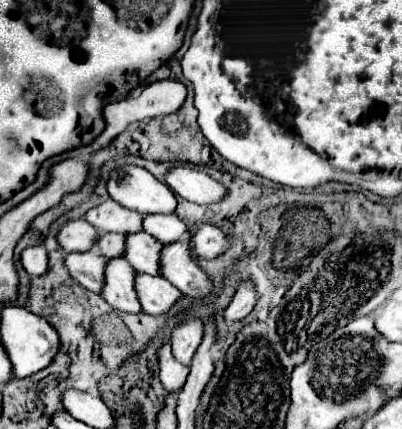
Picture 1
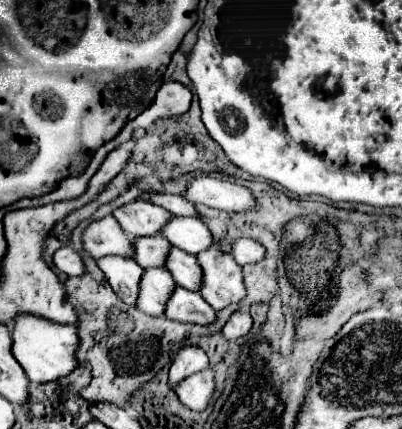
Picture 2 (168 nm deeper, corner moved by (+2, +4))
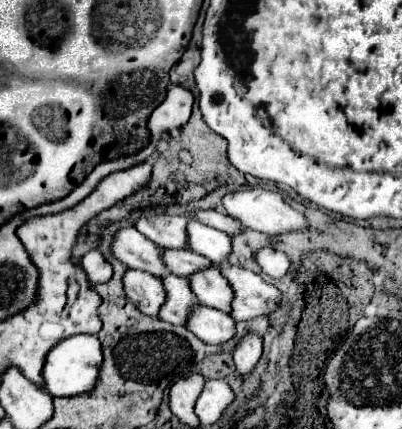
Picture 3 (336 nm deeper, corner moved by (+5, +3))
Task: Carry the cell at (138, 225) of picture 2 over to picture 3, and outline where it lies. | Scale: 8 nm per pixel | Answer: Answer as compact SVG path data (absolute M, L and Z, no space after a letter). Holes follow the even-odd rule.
M147 214L141 216L137 222L137 230L149 236L161 248L175 248L175 250L189 250L189 236L187 236L187 218L185 216L171 216L171 214Z

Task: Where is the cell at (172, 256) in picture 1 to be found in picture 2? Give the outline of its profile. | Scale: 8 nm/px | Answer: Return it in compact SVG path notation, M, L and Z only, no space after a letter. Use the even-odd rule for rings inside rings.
M210 247L196 253L196 261L202 269L198 291L216 311L230 303L238 303L246 295L242 285L242 269L230 253L222 253L220 249Z

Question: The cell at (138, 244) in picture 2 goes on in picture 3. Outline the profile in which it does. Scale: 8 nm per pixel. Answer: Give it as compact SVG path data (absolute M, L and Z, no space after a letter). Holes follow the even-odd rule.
M163 250L163 254L165 254L165 264L169 266L169 270L177 276L183 276L183 278L189 278L195 272L205 270L209 266L219 268L219 264L215 264L209 258L195 254L191 250Z

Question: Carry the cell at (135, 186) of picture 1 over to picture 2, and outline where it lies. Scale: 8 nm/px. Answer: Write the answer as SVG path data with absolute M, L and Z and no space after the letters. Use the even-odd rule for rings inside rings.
M144 193L142 195L144 201L152 201L160 207L164 207L166 211L174 213L174 215L186 215L186 217L194 217L194 205L184 201L182 195L170 195L170 193Z

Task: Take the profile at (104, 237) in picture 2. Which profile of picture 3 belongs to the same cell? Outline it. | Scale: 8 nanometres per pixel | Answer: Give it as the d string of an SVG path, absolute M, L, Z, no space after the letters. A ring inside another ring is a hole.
M121 228L115 234L113 254L129 268L149 272L157 278L163 278L169 272L161 258L163 250L155 242L145 238L137 228Z

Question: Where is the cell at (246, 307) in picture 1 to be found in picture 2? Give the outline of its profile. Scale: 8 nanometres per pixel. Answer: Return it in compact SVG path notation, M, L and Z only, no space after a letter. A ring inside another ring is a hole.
M240 309L240 311L236 311L236 313L230 315L230 319L226 321L226 325L222 327L222 333L224 333L224 337L228 341L232 341L232 339L238 339L238 337L244 337L250 331L250 327L252 327L250 313L244 311L244 309Z

